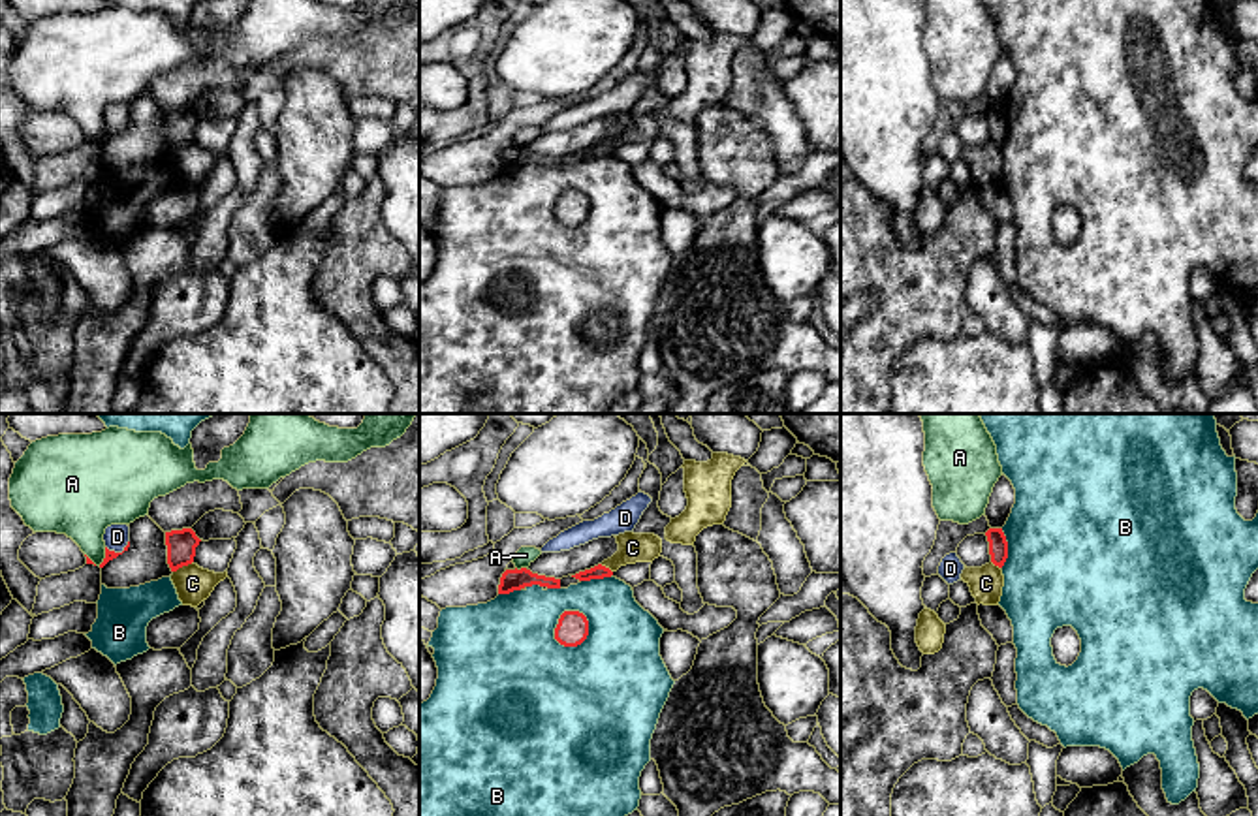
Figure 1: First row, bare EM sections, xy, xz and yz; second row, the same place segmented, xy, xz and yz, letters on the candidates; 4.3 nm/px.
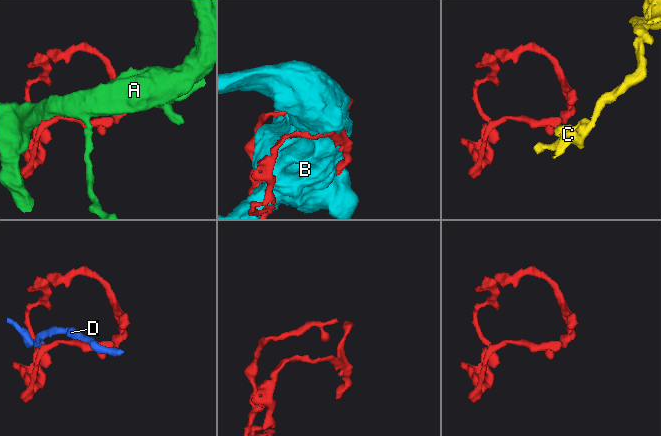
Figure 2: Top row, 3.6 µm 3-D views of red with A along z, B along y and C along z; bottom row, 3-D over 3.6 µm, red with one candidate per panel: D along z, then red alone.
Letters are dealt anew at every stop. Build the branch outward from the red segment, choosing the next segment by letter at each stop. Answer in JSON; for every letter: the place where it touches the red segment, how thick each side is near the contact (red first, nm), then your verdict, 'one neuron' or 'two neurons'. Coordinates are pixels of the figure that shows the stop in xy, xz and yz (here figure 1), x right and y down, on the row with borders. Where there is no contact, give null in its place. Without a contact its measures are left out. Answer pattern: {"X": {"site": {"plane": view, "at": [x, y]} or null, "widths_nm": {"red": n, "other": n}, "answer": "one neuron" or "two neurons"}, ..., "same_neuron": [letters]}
{"A": {"site": {"plane": "xz", "at": [521, 568]}, "widths_nm": {"red": 100, "other": 80}, "answer": "two neurons"}, "B": {"site": {"plane": "xz", "at": [563, 613]}, "widths_nm": {"red": 140, "other": 360}, "answer": "two neurons"}, "C": {"site": {"plane": "xy", "at": [183, 564]}, "widths_nm": {"red": 130, "other": 150}, "answer": "two neurons"}, "D": {"site": {"plane": "xy", "at": [119, 553]}, "widths_nm": {"red": 50, "other": 110}, "answer": "two neurons"}, "same_neuron": []}

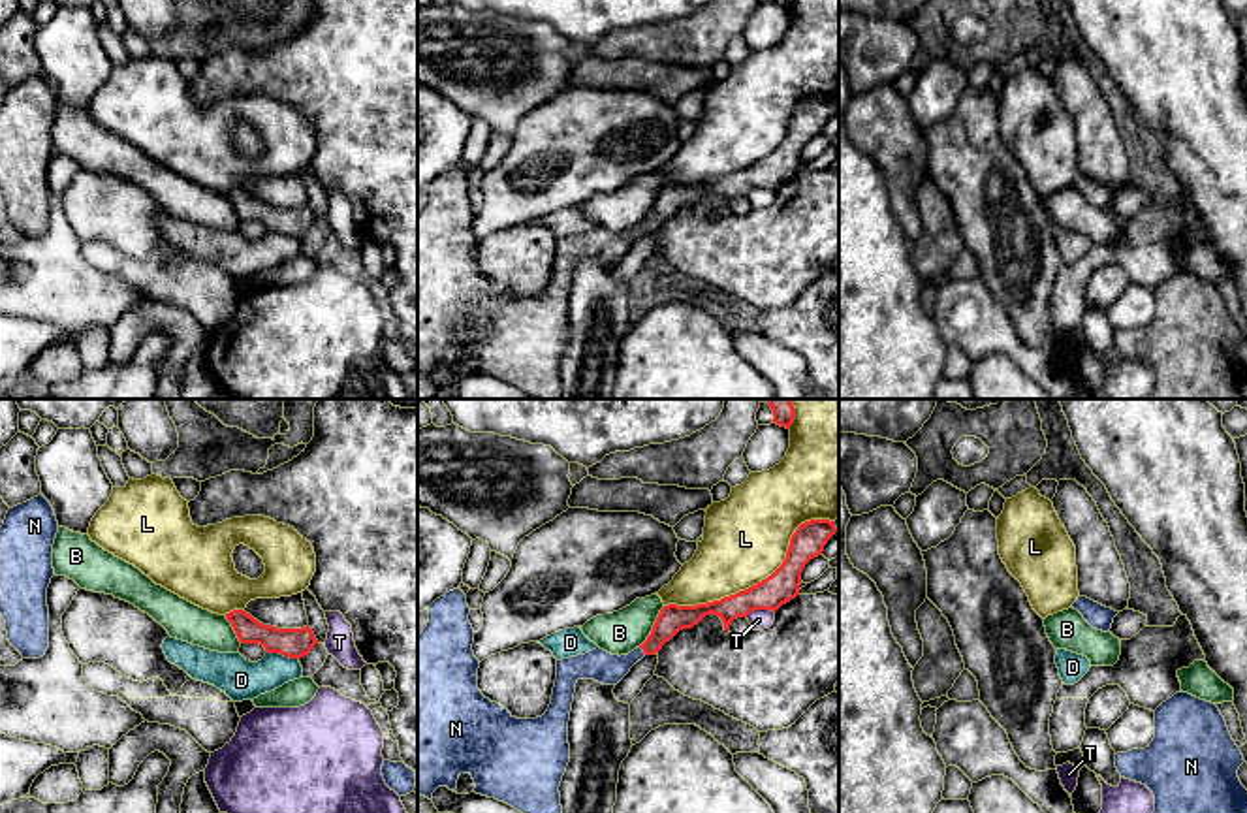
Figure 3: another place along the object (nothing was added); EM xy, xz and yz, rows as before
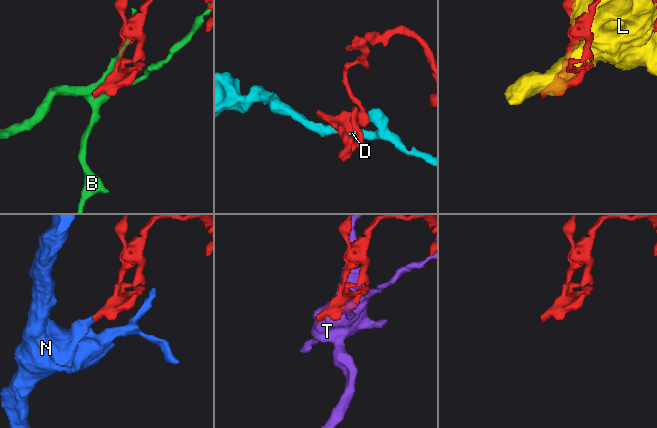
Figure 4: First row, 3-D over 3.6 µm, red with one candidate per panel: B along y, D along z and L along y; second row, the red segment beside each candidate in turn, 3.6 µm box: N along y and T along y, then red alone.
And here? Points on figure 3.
{"B": {"site": {"plane": "xz", "at": [653, 627]}, "widths_nm": {"red": 120, "other": 190}, "answer": "two neurons"}, "D": {"site": {"plane": "xy", "at": [283, 653]}, "widths_nm": {"red": 130, "other": 180}, "answer": "two neurons"}, "L": {"site": {"plane": "xz", "at": [758, 582]}, "widths_nm": {"red": 140, "other": 360}, "answer": "two neurons"}, "N": {"site": {"plane": "xz", "at": [642, 648]}, "widths_nm": {"red": 120, "other": 140}, "answer": "one neuron"}, "T": {"site": {"plane": "xz", "at": [758, 608]}, "widths_nm": {"red": 140, "other": 90}, "answer": "two neurons"}, "same_neuron": ["N"]}

